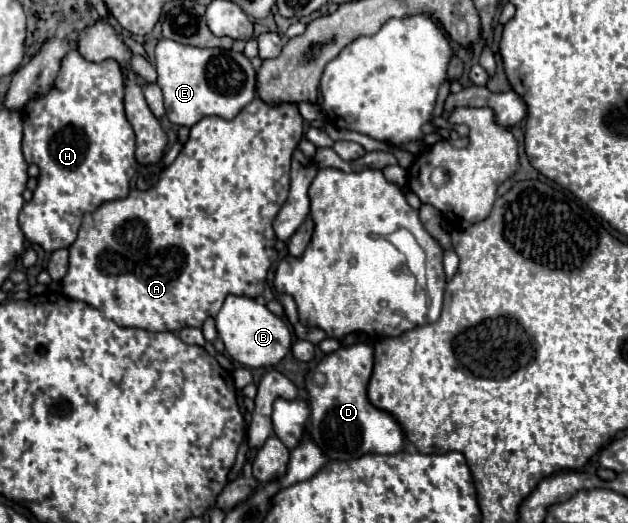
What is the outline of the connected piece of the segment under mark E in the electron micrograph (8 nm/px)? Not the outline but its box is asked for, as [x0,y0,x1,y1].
[156,38,256,126]

